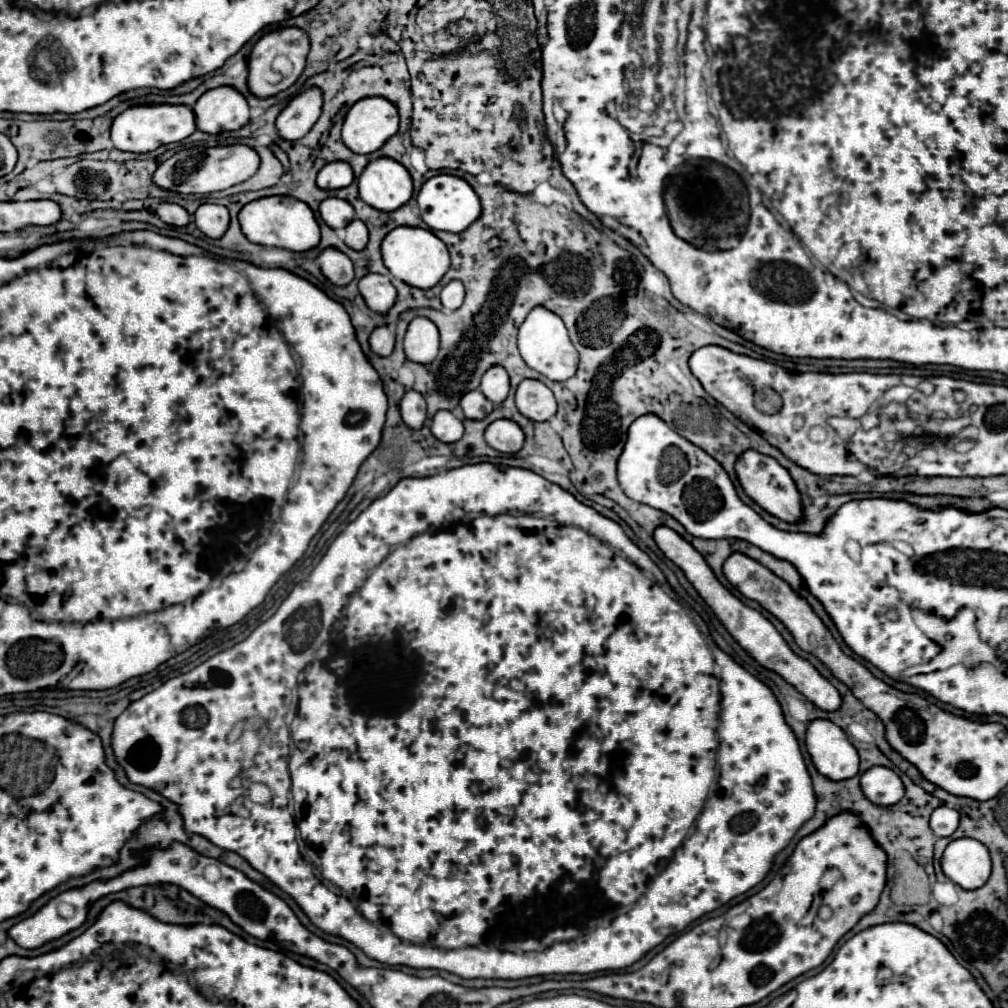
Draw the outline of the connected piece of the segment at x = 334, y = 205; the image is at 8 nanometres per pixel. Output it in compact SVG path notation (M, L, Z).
M328 197L320 203L320 217L332 229L342 229L354 219L354 207L338 197Z

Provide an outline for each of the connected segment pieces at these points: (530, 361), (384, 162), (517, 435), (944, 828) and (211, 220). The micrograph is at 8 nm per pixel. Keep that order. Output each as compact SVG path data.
M540 305L528 313L528 317L518 329L518 351L530 369L542 373L550 381L566 381L576 373L578 367L578 351L568 339L564 321L556 313Z
M378 157L364 167L358 189L368 205L380 211L394 211L412 197L412 177L396 159Z
M496 419L486 427L486 443L502 453L516 453L524 445L524 433L518 423L510 419Z
M940 805L930 817L930 829L938 837L950 837L958 829L958 823L960 823L960 813L946 805Z
M202 203L196 213L194 213L194 223L198 225L198 229L210 237L210 239L218 239L224 235L228 223L230 223L230 215L226 211L224 205L216 205L216 203Z

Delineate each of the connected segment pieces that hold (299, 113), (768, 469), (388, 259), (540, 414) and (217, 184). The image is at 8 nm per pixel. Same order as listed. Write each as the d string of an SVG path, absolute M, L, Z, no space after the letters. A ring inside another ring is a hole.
M310 87L306 91L302 91L300 95L296 95L278 115L276 119L276 129L280 133L280 137L288 139L288 141L296 141L302 139L310 127L314 127L314 123L318 121L320 113L322 113L322 91L318 87Z
M750 449L750 451L746 451L746 455L742 455L742 459L738 459L736 475L738 475L746 495L750 499L754 499L764 511L768 511L770 515L774 515L786 523L802 523L804 521L800 491L794 483L794 479L790 477L790 473L776 459Z
M396 227L390 231L382 241L382 257L384 265L390 269L390 273L418 289L430 289L434 287L442 275L450 269L450 255L446 245L430 231L420 227Z
M524 379L516 389L516 407L532 421L548 421L556 413L556 399L542 381Z
M242 143L234 145L216 145L216 147L190 147L174 153L168 161L164 161L156 173L154 181L162 189L170 189L176 193L214 193L238 185L252 177L260 167L260 155Z

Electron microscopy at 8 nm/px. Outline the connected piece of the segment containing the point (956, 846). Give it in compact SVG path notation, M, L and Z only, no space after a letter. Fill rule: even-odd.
M962 837L948 843L942 857L942 871L962 889L978 889L990 877L990 853L984 843Z

